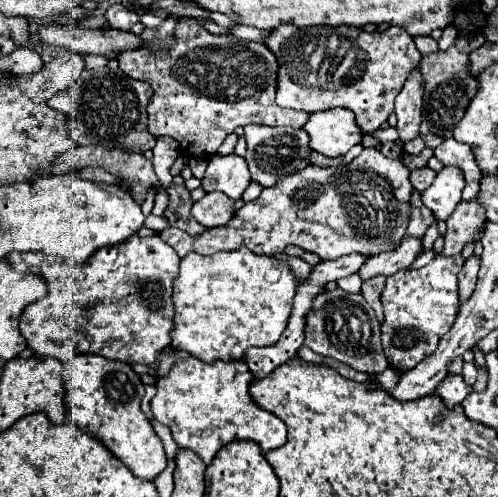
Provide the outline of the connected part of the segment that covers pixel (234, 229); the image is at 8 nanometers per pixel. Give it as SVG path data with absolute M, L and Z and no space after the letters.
M369 147L365 149L355 161L337 167L315 167L309 165L293 175L283 177L273 187L265 187L255 201L245 203L227 225L207 229L199 237L191 237L179 229L165 229L159 237L169 243L179 257L195 251L201 255L213 255L221 251L237 251L245 247L257 255L277 255L283 253L287 245L303 247L311 253L317 253L323 261L337 259L341 255L349 255L353 251L363 255L375 255L383 251L395 249L401 243L407 225L409 225L409 197L411 197L411 181L409 181L409 167L403 161L387 159L379 149Z

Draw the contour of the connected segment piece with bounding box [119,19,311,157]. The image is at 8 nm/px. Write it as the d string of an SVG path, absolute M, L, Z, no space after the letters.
M181 19L181 23L175 27L175 37L179 37L179 41L171 49L165 49L163 53L155 53L149 49L123 51L119 55L119 69L127 77L151 83L155 91L147 105L149 133L155 137L161 135L173 137L179 143L179 151L185 157L215 155L225 137L233 133L235 127L245 127L249 123L303 127L311 117L307 111L277 107L275 89L277 89L279 63L265 43L239 41L237 37L231 35L211 35L197 19Z

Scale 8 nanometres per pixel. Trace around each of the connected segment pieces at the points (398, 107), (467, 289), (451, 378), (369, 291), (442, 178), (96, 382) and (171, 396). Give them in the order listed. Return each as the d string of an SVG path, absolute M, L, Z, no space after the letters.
M415 67L405 83L403 89L395 101L395 113L397 113L397 131L401 141L409 141L411 137L419 135L419 123L421 123L421 105L423 105L423 75L419 67Z
M473 255L465 261L463 269L459 271L459 297L461 297L461 303L471 297L471 293L475 291L475 285L477 285L477 273L481 269L481 257Z
M447 375L441 383L439 389L435 389L435 393L443 399L445 407L455 407L459 403L465 401L465 397L469 397L473 391L473 387L469 387L461 375Z
M377 275L377 277L371 277L367 281L363 281L363 297L365 301L375 309L375 315L379 317L379 321L383 321L383 305L379 301L379 295L383 291L383 285L385 285L385 277L383 275Z
M443 167L437 173L433 185L421 193L423 203L433 211L433 215L443 221L453 211L455 205L461 201L461 189L465 187L465 177L459 167Z
M79 355L63 369L65 405L77 427L99 439L115 457L119 457L137 477L155 479L167 465L163 443L141 411L145 387L131 365L111 361L99 355Z
M187 357L183 361L175 361L171 371L165 377L157 377L157 383L155 383L157 393L151 399L151 411L159 423L163 423L171 429L173 439L179 447L195 451L207 465L211 463L211 459L223 445L227 445L235 439L249 439L249 441L255 441L263 451L271 451L275 447L285 445L287 427L277 415L261 409L253 401L253 397L249 395L251 379L253 379L253 375L243 361L215 361L215 363L207 365L195 357Z

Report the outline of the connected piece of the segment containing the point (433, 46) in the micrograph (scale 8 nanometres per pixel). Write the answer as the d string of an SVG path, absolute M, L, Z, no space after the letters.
M415 37L415 45L417 45L417 49L421 51L421 55L429 55L429 53L439 51L437 41L431 39L431 37Z

